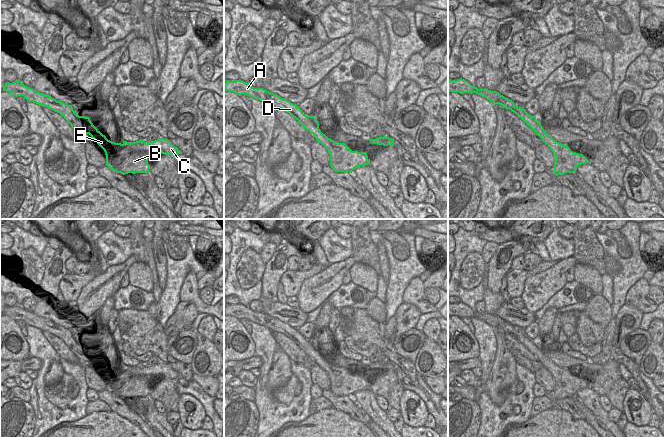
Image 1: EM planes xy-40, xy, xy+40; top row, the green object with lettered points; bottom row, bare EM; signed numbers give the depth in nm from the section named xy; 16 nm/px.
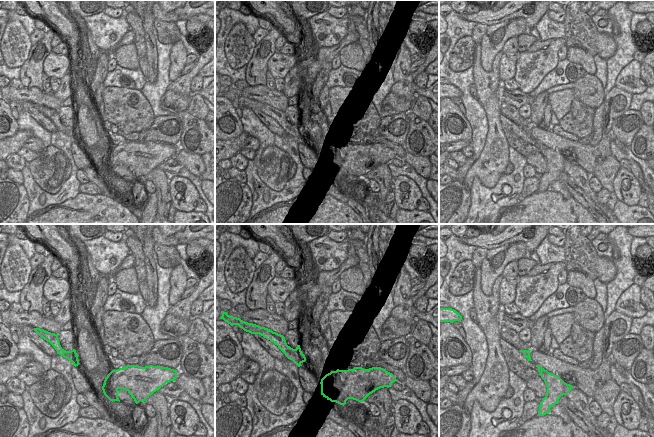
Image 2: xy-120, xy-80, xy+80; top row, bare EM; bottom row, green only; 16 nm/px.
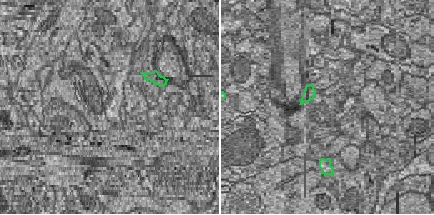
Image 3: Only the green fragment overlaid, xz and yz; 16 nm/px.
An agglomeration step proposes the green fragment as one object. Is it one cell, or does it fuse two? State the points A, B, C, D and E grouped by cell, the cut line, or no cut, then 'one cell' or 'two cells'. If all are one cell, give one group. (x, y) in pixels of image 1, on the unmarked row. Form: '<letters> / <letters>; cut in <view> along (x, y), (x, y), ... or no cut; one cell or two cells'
A B C D E; no cut; one cell

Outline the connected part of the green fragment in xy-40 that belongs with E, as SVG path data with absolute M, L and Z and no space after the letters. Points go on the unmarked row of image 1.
M21 305L6 306L3 315L9 316L15 321L23 320L27 325L42 331L48 331L62 339L77 358L89 358L104 374L106 390L116 397L123 399L149 397L148 382L152 377L160 375L162 378L174 381L181 377L168 363L163 362L152 366L142 363L136 366L123 364L122 368L112 366L93 349L89 341L77 339L71 329L37 316L33 312L25 310Z

